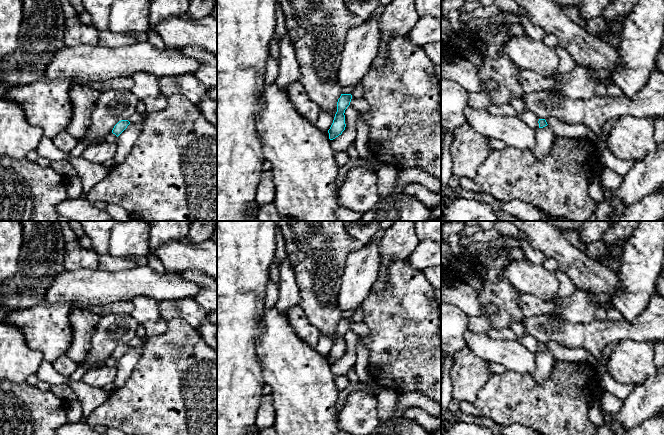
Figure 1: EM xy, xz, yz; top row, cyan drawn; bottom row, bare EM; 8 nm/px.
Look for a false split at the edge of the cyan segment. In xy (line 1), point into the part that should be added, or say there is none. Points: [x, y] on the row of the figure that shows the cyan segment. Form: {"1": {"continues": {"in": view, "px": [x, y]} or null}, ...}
{"1": {"continues": null}}

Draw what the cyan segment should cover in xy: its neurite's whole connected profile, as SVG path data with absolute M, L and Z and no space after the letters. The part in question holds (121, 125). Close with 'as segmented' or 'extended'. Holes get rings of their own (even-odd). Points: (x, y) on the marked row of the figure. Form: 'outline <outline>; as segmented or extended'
outline M121 120L119 121L113 128L112 133L115 134L117 137L127 128L130 124L128 120Z; as segmented

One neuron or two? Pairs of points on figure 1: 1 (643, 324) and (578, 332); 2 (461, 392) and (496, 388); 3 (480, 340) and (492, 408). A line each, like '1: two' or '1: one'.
1: one
2: two
3: two

